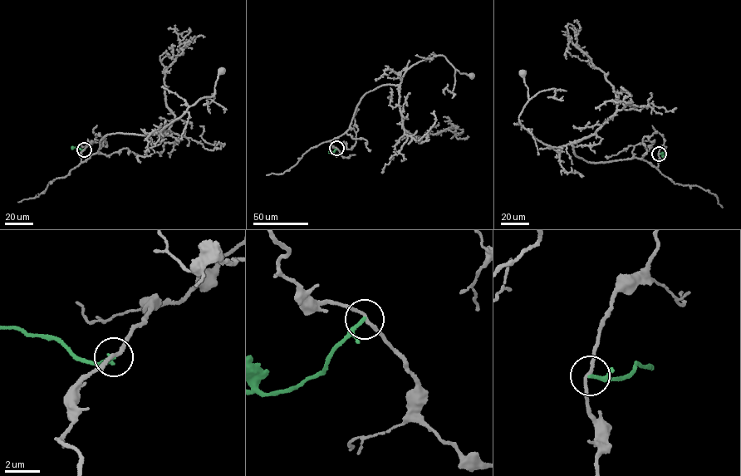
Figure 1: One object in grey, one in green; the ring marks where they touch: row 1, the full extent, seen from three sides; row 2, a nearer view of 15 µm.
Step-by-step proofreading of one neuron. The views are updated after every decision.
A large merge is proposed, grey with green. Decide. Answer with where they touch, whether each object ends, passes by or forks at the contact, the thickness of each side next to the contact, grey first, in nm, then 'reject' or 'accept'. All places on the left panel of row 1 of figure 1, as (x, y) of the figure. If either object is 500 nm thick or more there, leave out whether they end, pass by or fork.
at (84, 149); grey passes by; green ends there; 180 nm thick on the grey side, 200 nm on the other; reject

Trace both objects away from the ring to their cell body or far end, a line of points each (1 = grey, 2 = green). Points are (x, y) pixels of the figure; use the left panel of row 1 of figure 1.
1: (84, 149), (80, 156), (81, 162), (97, 153), (105, 135), (161, 131), (196, 101), (213, 95), (221, 71)
2: (84, 149), (71, 149)

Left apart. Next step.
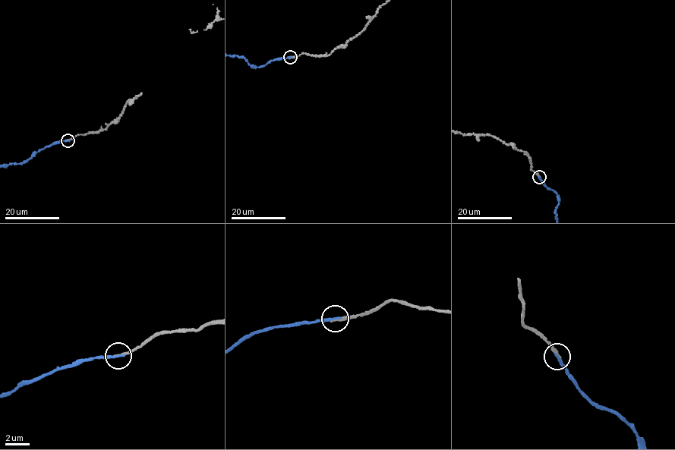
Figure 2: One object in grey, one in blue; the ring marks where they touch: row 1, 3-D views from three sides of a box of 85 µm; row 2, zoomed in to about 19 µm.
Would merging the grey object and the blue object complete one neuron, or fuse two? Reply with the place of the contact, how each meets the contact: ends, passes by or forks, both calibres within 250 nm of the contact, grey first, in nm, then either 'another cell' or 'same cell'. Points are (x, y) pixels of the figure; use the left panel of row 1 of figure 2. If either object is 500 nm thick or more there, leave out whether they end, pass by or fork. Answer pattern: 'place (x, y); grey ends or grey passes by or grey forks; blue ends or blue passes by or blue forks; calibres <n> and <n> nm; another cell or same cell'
place (67, 140); grey ends; blue ends; calibres 200 and 220 nm; same cell

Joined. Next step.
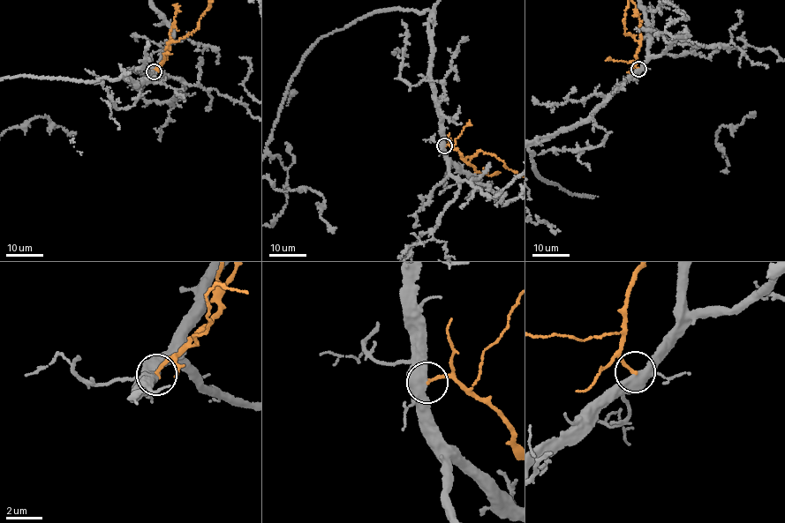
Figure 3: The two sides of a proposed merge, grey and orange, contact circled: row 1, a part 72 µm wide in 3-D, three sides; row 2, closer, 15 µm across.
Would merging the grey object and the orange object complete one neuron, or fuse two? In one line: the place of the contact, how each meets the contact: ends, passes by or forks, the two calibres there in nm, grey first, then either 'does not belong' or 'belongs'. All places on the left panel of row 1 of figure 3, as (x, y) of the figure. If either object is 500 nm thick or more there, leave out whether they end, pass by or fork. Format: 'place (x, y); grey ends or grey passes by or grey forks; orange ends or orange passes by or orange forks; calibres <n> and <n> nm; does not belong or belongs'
place (154, 71); grey forks; orange ends; calibres 460 and 190 nm; does not belong

